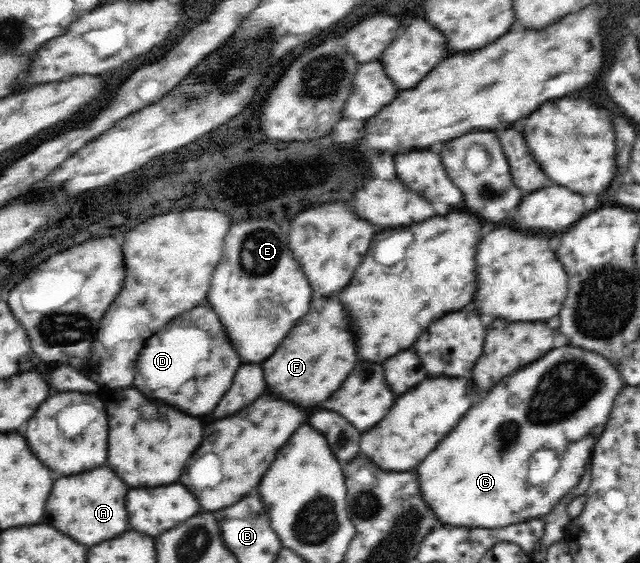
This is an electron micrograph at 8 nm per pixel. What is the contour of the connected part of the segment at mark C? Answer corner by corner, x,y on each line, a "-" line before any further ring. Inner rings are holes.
567,345
550,350
536,362
502,378
415,468
421,499
436,520
454,528
506,528
542,518
578,484
614,399
624,387
615,366
595,352
-
538,450
553,450
559,460
558,470
545,485
529,482
530,461

